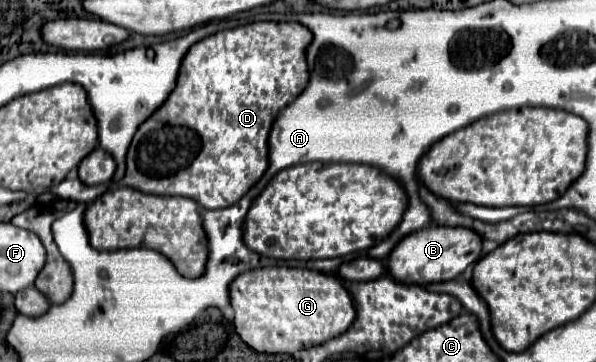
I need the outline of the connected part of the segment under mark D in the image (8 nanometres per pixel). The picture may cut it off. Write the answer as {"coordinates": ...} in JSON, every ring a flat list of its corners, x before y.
{"coordinates":[[253,22,253,24,245,24,245,26,237,26,233,30,223,30,213,34,211,38,203,38,201,42,193,44,191,50,187,52,187,56,181,62,181,70,179,70,179,80,177,86,173,90,173,94,167,98,167,102,151,116,145,120,145,124,137,130,137,136,133,138,131,146,129,146,129,154,127,154,127,172,123,176,123,180,119,182,121,186,131,186,137,188,141,192,147,194,161,194,161,196,185,196,185,198,193,198,197,204,201,204,203,208,209,210,217,210,217,208,229,208,233,204,237,204,265,174,265,170,269,168,269,146,267,146,267,138,271,132,271,126,275,122,275,116,289,104,293,102,309,84,309,66,307,66,307,46,313,42,313,34,311,30,307,30,303,24,297,22]]}

